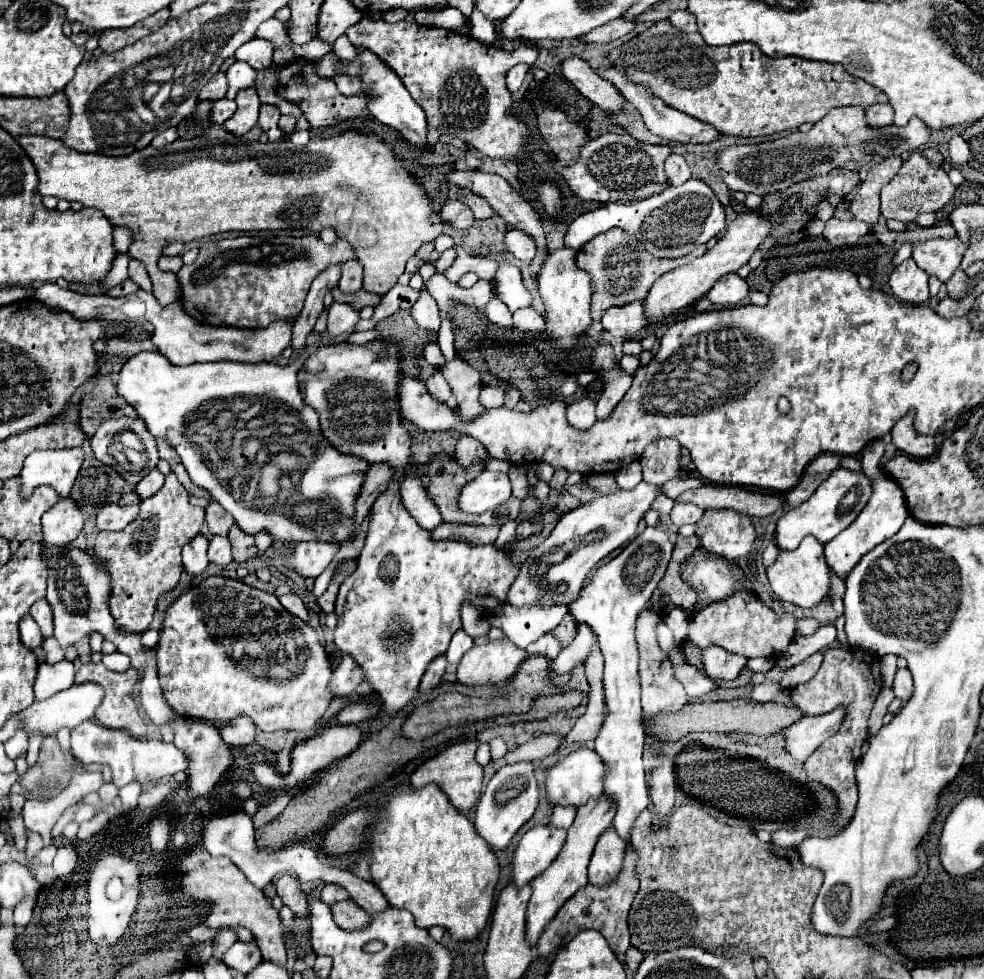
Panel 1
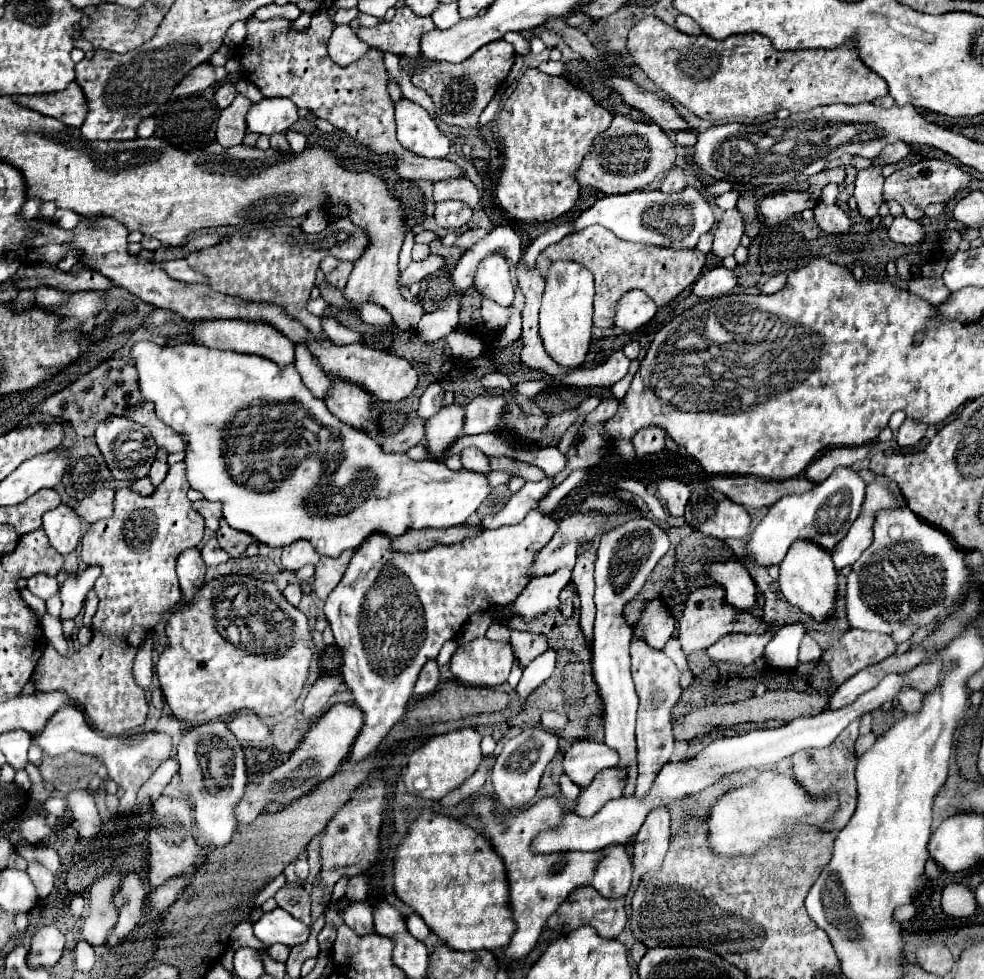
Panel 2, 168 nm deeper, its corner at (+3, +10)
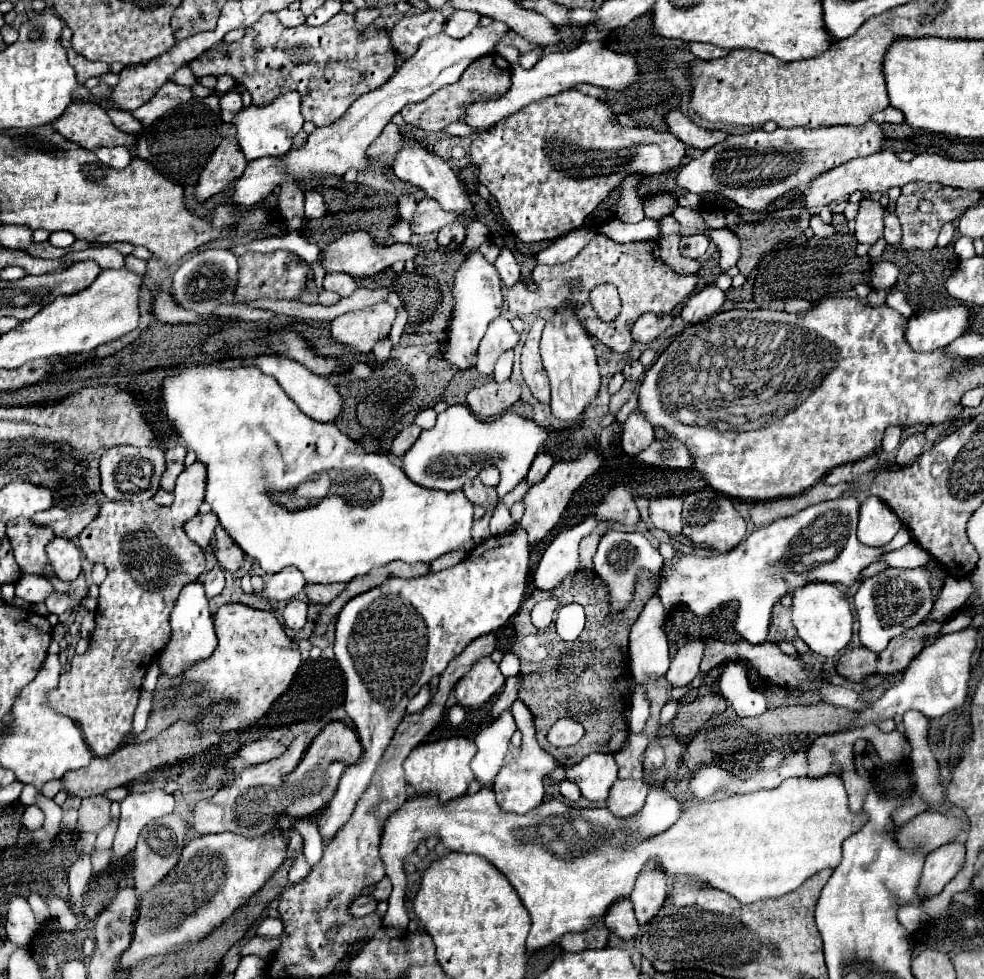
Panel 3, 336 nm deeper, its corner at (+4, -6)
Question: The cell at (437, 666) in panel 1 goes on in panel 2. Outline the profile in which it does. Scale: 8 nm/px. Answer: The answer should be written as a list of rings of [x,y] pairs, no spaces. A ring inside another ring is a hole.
[[[430,660],[428,664],[424,664],[420,676],[418,676],[418,682],[414,684],[414,696],[416,698],[422,698],[422,696],[428,696],[436,690],[438,686],[438,662],[436,660]]]

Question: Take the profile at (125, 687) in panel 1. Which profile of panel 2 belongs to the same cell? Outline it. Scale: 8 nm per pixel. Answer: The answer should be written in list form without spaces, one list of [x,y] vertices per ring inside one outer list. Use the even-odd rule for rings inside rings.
[[[184,462],[170,466],[164,482],[154,490],[154,494],[146,498],[130,498],[130,488],[122,488],[114,498],[114,516],[108,520],[100,520],[90,526],[90,530],[82,536],[82,552],[80,558],[86,564],[98,564],[102,574],[94,584],[94,592],[100,600],[98,612],[92,620],[92,644],[82,646],[72,658],[60,658],[54,648],[46,646],[36,670],[40,672],[40,680],[36,682],[38,692],[66,690],[78,706],[82,706],[90,724],[104,732],[106,736],[120,736],[128,732],[136,732],[144,726],[148,714],[148,702],[144,690],[136,684],[132,676],[134,654],[140,646],[142,632],[146,628],[154,628],[160,614],[172,610],[180,602],[180,586],[176,576],[176,558],[186,548],[196,548],[204,536],[204,518],[192,510],[192,502],[186,498],[190,484],[184,476]]]

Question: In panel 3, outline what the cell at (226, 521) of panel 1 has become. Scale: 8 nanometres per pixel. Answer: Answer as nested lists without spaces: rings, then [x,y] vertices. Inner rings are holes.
[[[197,514],[191,520],[187,520],[183,524],[183,530],[187,532],[187,536],[199,544],[201,548],[205,548],[213,536],[213,530],[217,526],[217,516],[215,514]]]

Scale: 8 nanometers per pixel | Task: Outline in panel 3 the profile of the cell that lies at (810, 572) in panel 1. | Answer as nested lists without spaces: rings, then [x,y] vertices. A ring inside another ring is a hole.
[[[807,584],[793,592],[793,624],[799,638],[817,656],[831,658],[845,650],[853,636],[853,614],[845,594],[835,584]]]

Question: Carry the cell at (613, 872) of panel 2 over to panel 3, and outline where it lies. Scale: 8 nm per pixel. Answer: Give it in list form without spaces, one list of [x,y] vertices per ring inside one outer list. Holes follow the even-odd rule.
[[[619,900],[611,912],[605,916],[605,926],[621,940],[633,940],[639,936],[639,924],[633,914],[633,904],[629,900]]]

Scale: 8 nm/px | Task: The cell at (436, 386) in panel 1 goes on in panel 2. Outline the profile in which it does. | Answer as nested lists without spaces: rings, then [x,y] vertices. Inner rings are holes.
[[[440,382],[430,384],[424,394],[420,396],[420,408],[418,408],[418,416],[422,416],[424,420],[432,418],[436,412],[440,412],[440,408],[444,406],[444,388]]]

